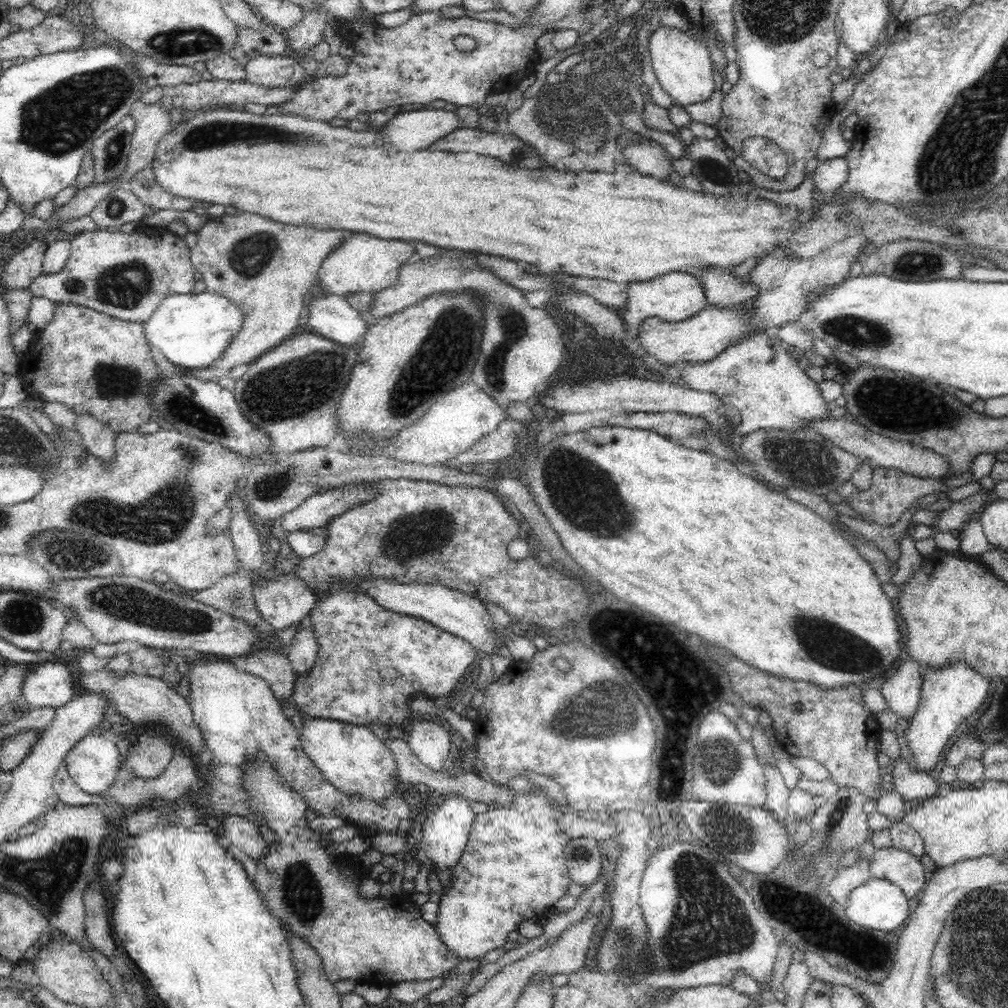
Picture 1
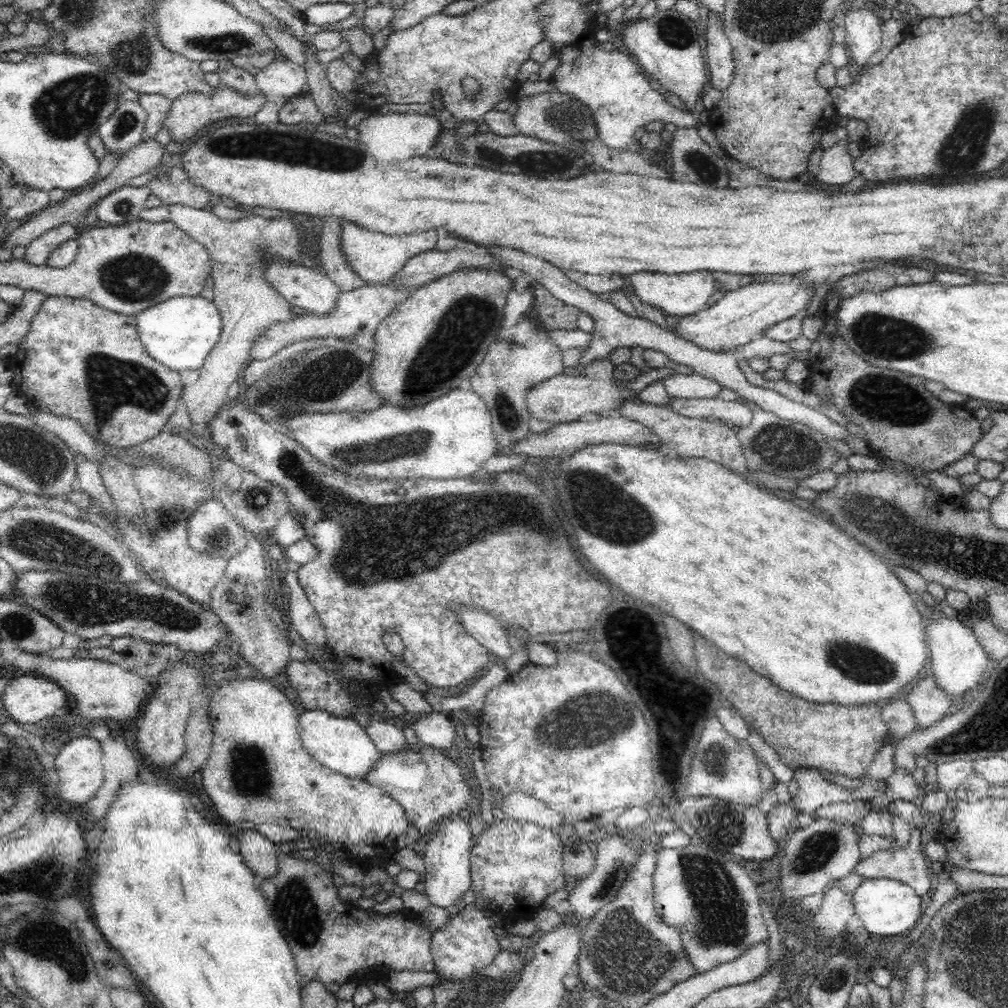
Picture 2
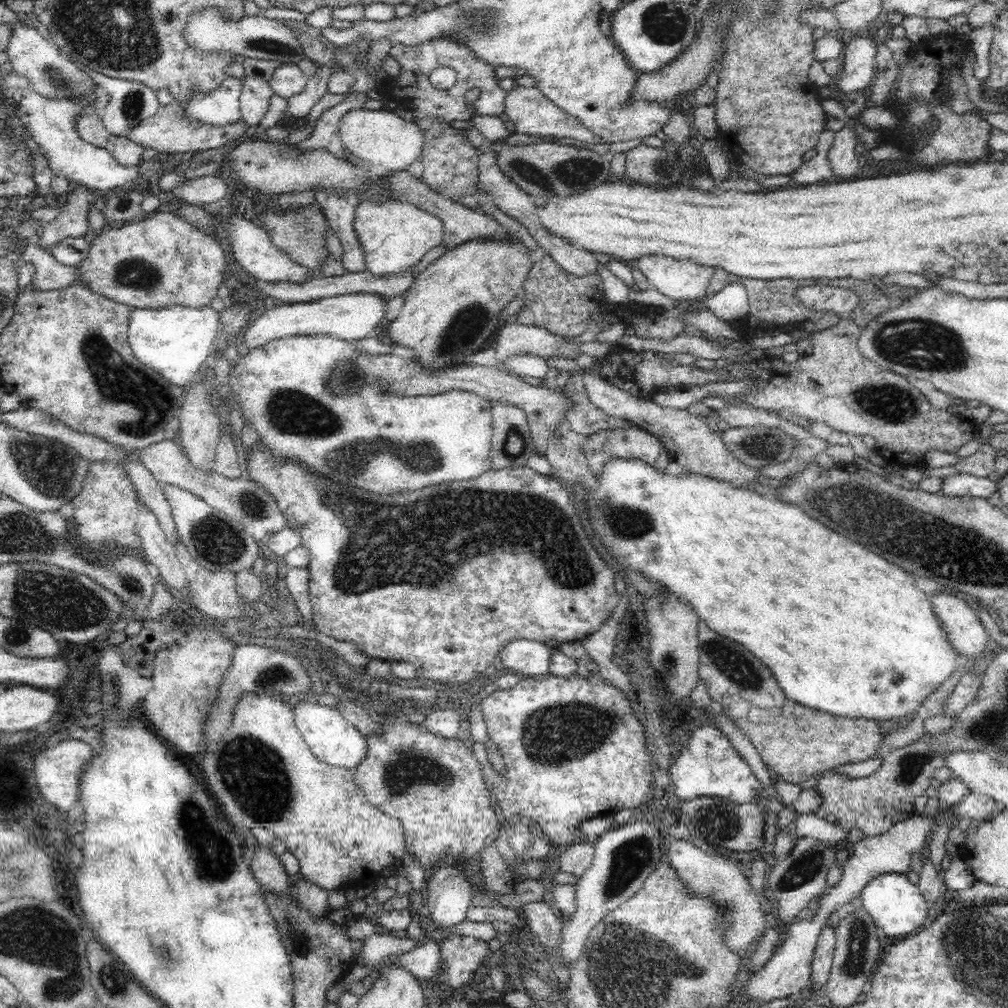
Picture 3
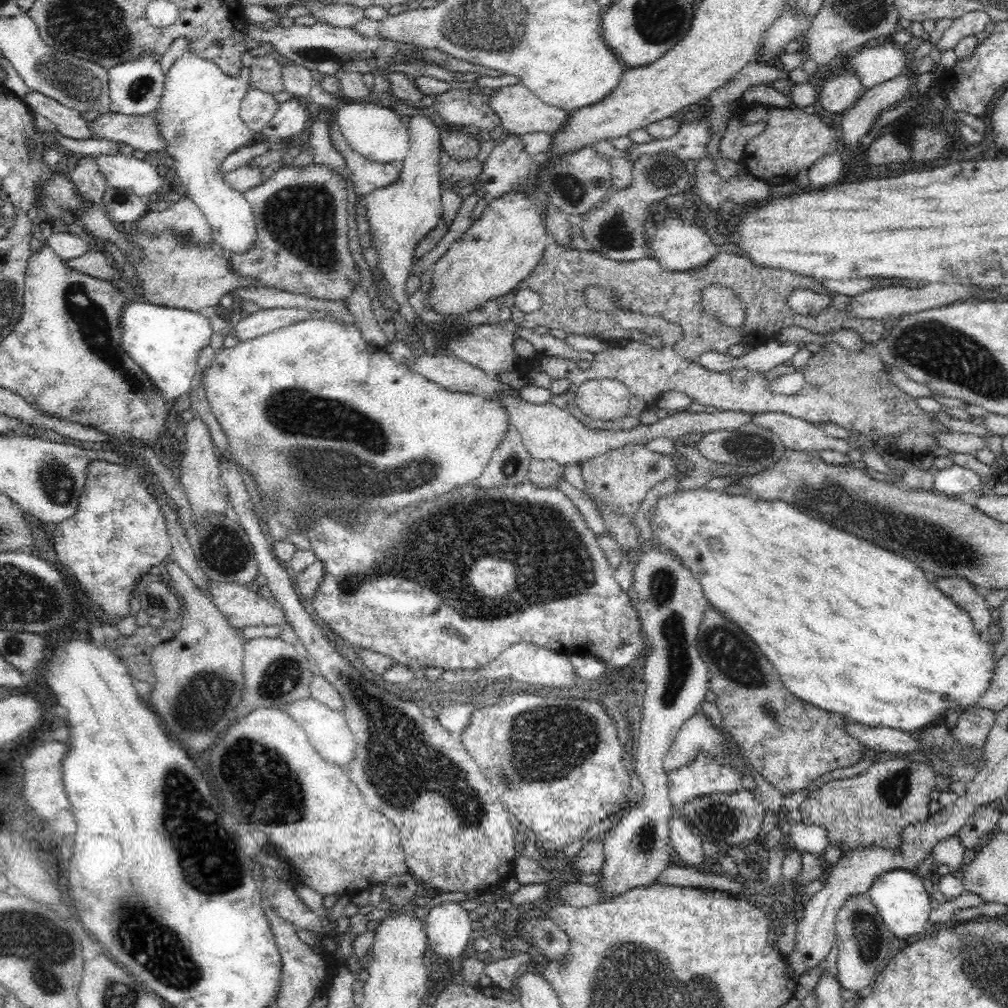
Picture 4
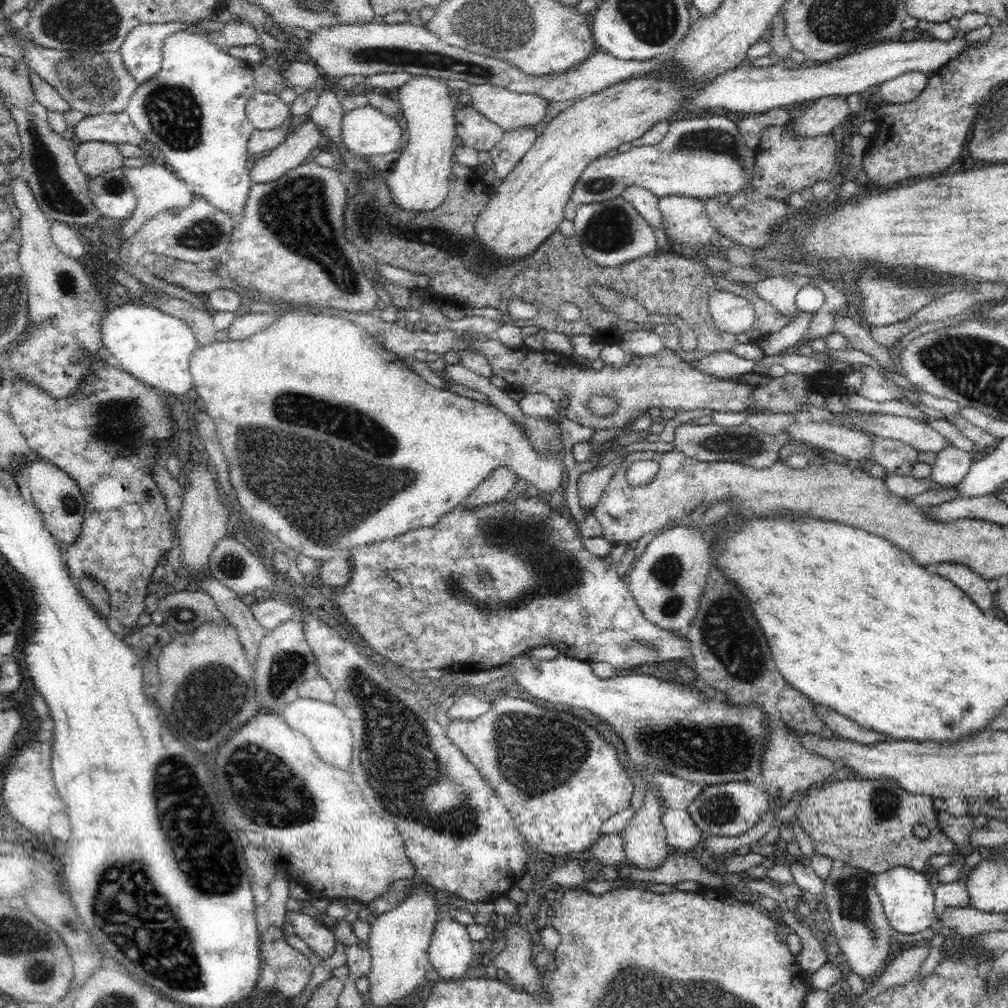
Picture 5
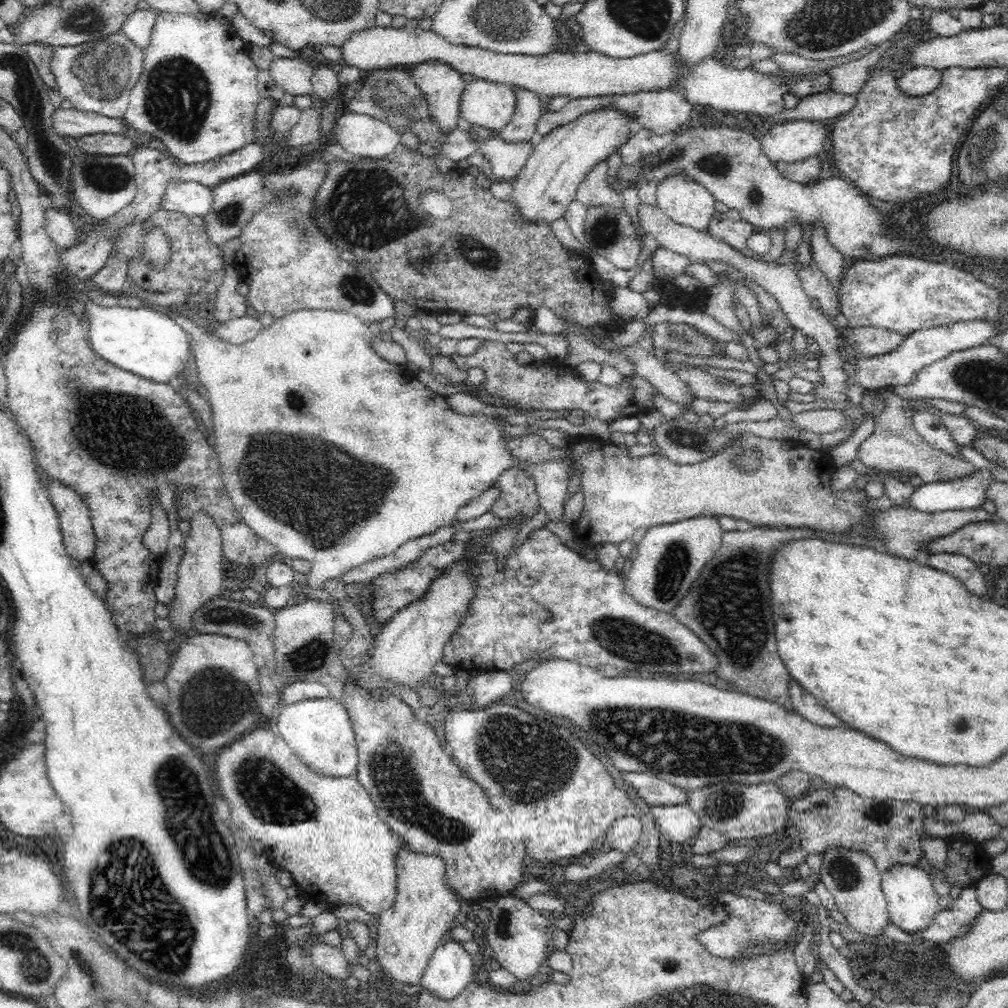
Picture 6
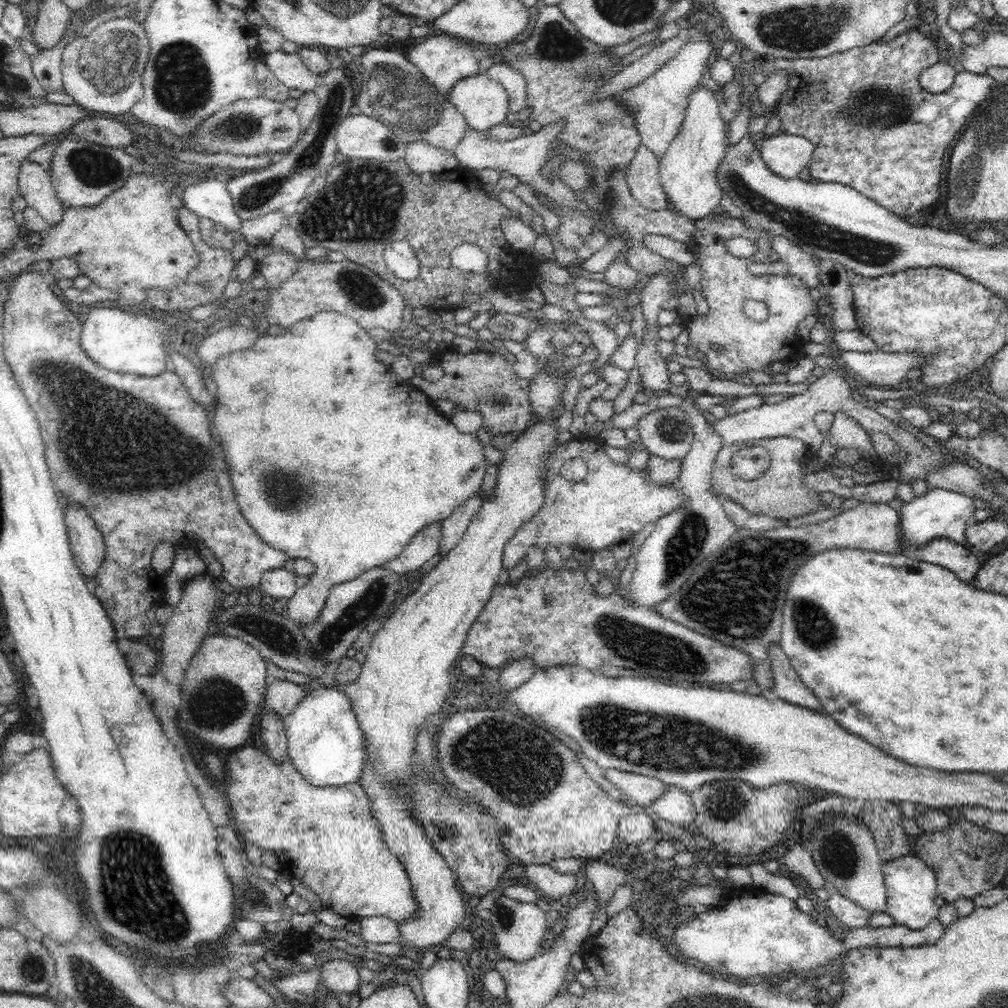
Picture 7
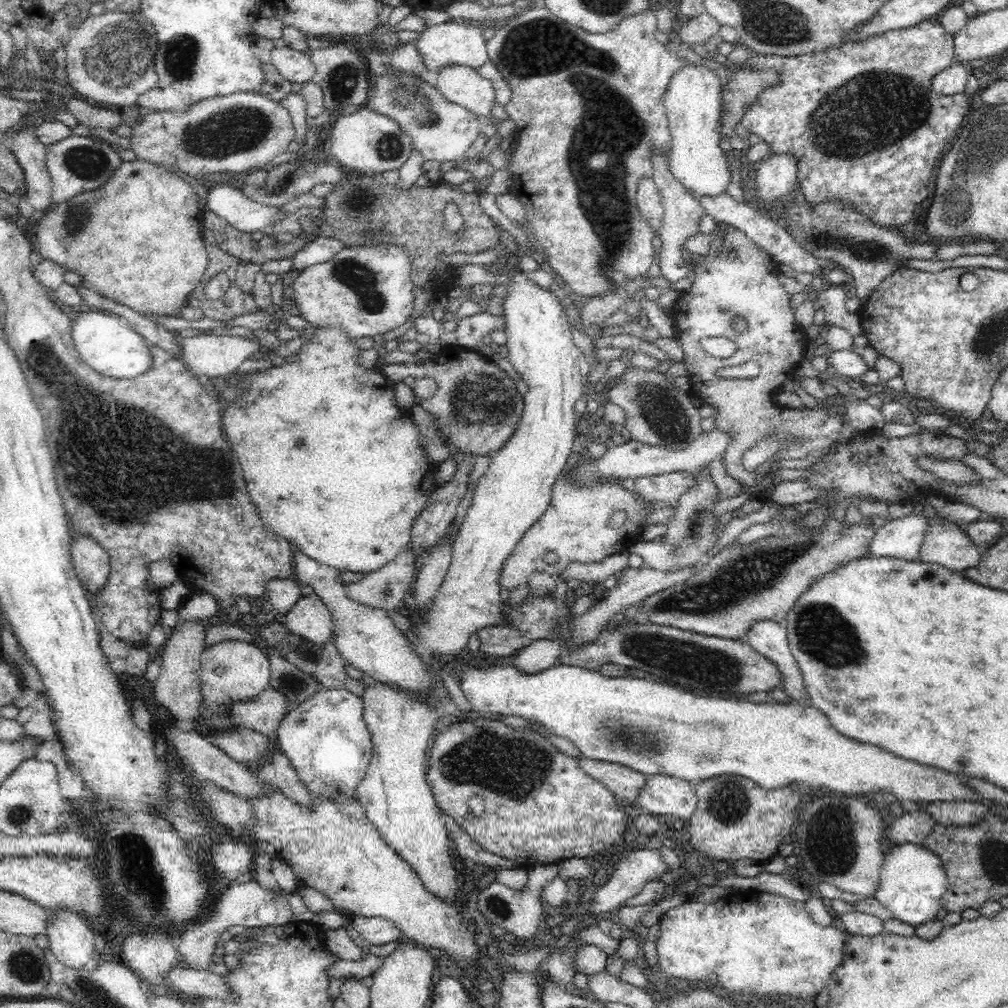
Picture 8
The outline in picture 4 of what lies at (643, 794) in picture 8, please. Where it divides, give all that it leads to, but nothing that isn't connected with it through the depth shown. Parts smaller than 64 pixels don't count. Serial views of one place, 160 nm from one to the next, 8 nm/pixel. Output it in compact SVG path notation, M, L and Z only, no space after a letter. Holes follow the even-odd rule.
M673 814L669 820L669 840L679 859L686 863L686 866L698 866L704 863L706 857L699 834L686 820L676 818L676 814Z

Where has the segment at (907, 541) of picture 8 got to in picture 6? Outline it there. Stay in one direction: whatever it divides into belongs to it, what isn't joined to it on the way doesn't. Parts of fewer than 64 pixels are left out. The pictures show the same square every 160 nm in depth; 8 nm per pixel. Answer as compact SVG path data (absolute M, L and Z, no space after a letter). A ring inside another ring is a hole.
M980 469L963 479L923 484L908 496L906 507L921 514L978 510L985 500L984 490L992 480L988 470Z

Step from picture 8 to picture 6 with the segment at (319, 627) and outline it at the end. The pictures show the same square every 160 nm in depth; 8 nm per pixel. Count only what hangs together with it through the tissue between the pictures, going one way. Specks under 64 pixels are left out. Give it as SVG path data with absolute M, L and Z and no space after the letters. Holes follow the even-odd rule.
M320 309L292 311L273 319L268 328L263 328L252 340L241 345L218 339L214 333L199 327L182 314L170 313L169 317L189 335L191 352L198 367L199 387L212 406L215 452L221 466L221 477L235 510L246 525L277 550L282 559L300 559L311 564L297 601L316 599L316 596L320 598L325 595L324 584L328 580L340 580L350 569L395 553L407 540L432 534L442 526L452 524L462 506L488 490L504 470L514 466L505 434L498 429L493 418L456 414L446 405L442 395L427 390L405 365L388 363L378 357L372 349L373 334L368 329L369 325L353 314Z

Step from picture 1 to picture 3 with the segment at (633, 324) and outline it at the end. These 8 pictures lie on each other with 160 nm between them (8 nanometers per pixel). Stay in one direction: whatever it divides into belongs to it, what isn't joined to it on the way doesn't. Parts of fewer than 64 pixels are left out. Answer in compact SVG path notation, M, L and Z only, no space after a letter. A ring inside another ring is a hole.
M646 254L636 260L650 287L672 300L692 300L704 294L714 276L716 267L700 266L691 260L676 260L663 254Z

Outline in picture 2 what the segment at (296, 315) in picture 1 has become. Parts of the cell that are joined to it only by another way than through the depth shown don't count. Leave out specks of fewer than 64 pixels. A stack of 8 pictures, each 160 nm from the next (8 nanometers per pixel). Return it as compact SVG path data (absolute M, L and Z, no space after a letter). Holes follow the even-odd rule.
M168 204L168 216L176 226L196 239L206 248L213 262L211 276L214 279L213 287L213 303L220 313L222 328L218 342L212 347L212 350L205 358L204 364L200 366L198 371L198 379L184 387L181 396L182 402L186 405L188 419L192 423L189 429L191 434L196 438L206 436L209 432L209 424L220 414L220 410L224 408L230 401L228 397L228 389L230 385L237 382L241 376L243 369L249 363L250 346L254 342L256 336L260 336L270 324L278 322L278 320L288 320L292 318L296 308L293 308L284 297L280 296L270 285L266 279L262 277L262 264L264 260L268 260L270 256L279 256L287 262L301 263L302 254L304 254L305 245L303 243L304 228L297 224L290 215L284 215L276 219L267 219L260 215L250 215L249 217L238 221L226 221L215 215L209 208L195 209L184 204Z

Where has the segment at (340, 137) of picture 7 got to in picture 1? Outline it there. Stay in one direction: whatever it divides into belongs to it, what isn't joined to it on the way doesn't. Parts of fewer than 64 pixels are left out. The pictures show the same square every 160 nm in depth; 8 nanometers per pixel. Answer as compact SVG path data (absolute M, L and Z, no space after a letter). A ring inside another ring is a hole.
M442 109L412 110L397 113L378 132L394 149L405 153L434 147L437 140L460 127L455 112Z

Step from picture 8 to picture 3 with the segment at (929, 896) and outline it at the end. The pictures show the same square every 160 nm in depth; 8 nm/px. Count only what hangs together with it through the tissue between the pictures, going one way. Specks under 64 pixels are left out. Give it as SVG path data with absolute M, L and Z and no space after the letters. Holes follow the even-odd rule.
M882 874L868 882L866 888L862 890L861 906L872 916L874 923L880 928L882 936L892 936L892 938L912 936L920 931L927 919L927 901L919 886L912 884L906 874Z

